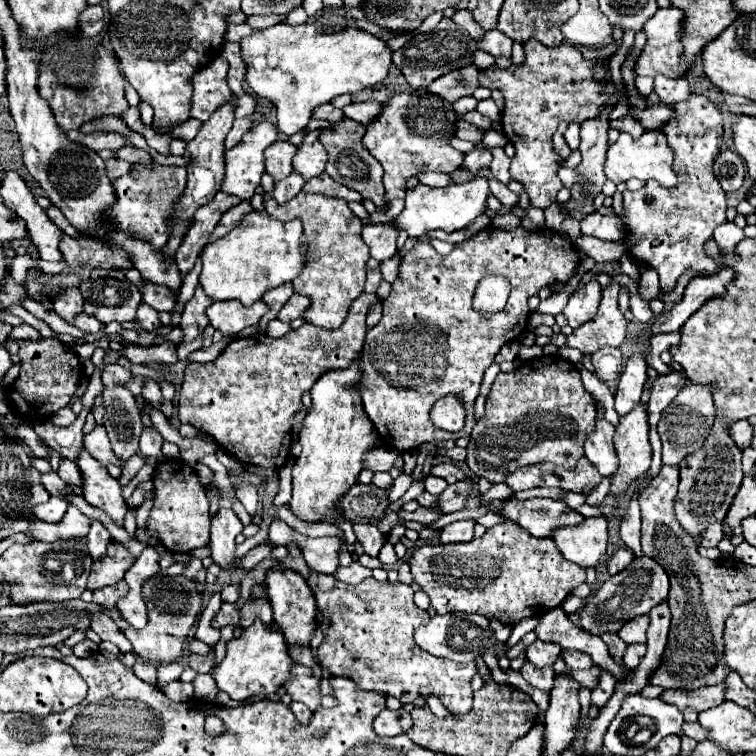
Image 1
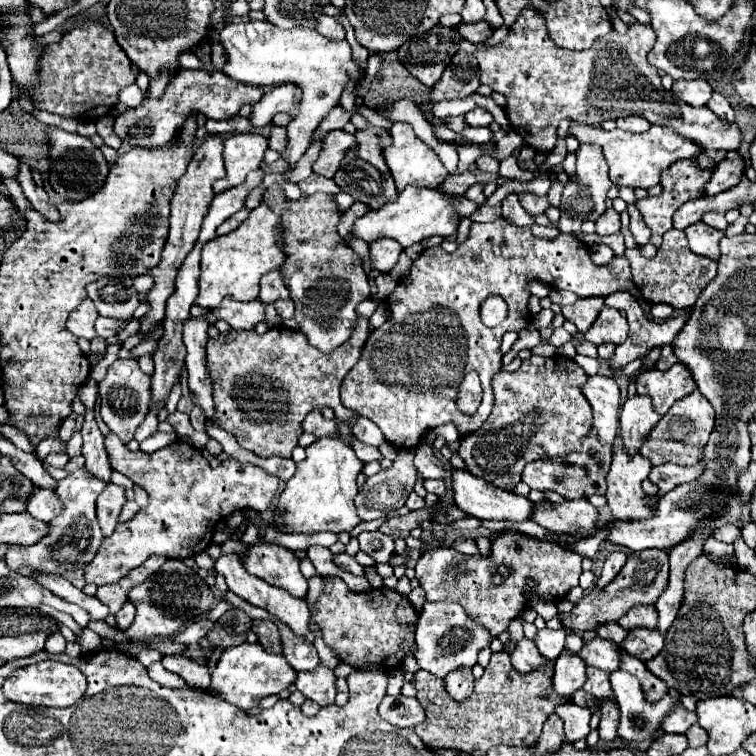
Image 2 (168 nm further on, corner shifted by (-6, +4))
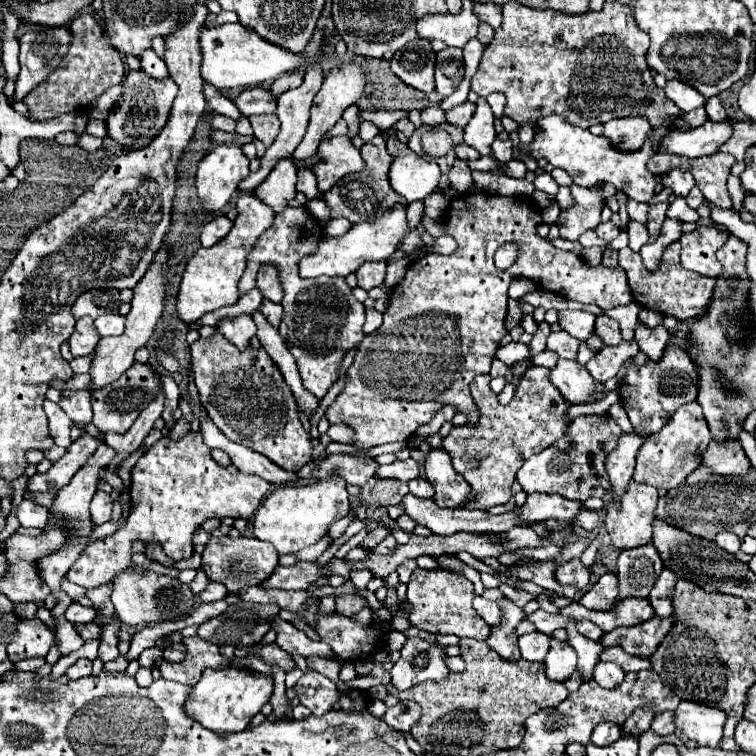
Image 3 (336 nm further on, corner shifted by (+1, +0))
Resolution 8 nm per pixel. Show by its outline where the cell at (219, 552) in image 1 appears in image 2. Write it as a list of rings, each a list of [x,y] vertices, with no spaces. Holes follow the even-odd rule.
[[[230,553],[230,555],[222,555],[218,561],[216,561],[216,567],[214,567],[218,573],[222,573],[226,577],[226,583],[228,583],[228,589],[232,593],[236,593],[238,597],[242,597],[244,601],[248,601],[250,605],[254,607],[262,607],[266,611],[270,611],[278,621],[282,621],[284,625],[288,625],[288,629],[296,635],[296,637],[306,637],[310,633],[310,611],[308,611],[308,605],[304,599],[296,599],[292,597],[290,593],[278,589],[278,587],[272,587],[268,585],[266,581],[262,579],[254,579],[254,575],[250,575],[244,565],[240,563],[238,555],[236,553]]]

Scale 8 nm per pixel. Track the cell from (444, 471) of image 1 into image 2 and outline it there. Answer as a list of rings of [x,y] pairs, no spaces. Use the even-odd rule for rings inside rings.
[[[420,443],[416,447],[416,457],[414,457],[414,467],[422,479],[442,479],[446,475],[444,465],[432,455],[432,445]]]

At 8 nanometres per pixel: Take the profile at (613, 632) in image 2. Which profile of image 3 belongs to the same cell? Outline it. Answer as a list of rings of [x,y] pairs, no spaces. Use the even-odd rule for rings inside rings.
[[[583,619],[583,621],[577,623],[577,631],[579,631],[581,635],[593,639],[593,641],[599,641],[599,639],[603,637],[603,631],[601,631],[595,623],[591,623],[591,621],[587,621],[587,619]]]

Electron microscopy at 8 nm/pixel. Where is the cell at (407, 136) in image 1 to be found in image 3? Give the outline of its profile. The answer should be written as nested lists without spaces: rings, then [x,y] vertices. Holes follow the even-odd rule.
[[[395,135],[389,137],[387,149],[393,157],[389,167],[389,183],[399,195],[403,195],[411,203],[425,199],[433,191],[437,191],[441,177],[437,163],[427,163],[425,159],[421,159],[407,147],[405,141],[399,141]]]

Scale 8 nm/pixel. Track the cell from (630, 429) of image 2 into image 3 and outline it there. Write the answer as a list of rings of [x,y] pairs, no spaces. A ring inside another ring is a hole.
[[[631,431],[631,433],[621,433],[617,447],[609,453],[607,457],[607,473],[609,473],[609,481],[613,485],[613,497],[619,499],[619,495],[623,495],[623,491],[627,489],[627,483],[631,481],[633,469],[635,469],[635,455],[637,449],[643,445],[647,437]]]

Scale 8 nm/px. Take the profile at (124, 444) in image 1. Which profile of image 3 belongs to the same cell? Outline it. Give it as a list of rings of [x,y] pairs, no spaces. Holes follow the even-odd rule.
[[[135,363],[115,383],[99,387],[99,389],[95,389],[91,393],[93,425],[101,433],[105,433],[105,435],[107,433],[119,433],[119,435],[123,435],[127,431],[127,427],[131,427],[131,423],[135,421],[135,415],[139,415],[139,411],[143,411],[143,407],[147,407],[147,403],[151,403],[153,397],[155,397],[153,367],[151,365]]]

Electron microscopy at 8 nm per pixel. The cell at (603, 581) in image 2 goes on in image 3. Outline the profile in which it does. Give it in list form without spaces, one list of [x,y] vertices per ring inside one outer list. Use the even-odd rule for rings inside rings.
[[[605,573],[599,577],[599,581],[581,597],[581,605],[587,609],[597,609],[597,611],[607,611],[615,605],[617,599],[617,575],[615,573]]]

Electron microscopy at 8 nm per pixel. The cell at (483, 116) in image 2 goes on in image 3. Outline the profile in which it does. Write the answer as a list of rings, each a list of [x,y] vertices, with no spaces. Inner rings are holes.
[[[465,101],[463,105],[459,105],[459,107],[451,109],[451,111],[447,111],[445,115],[447,115],[447,121],[449,121],[451,125],[463,129],[463,127],[469,123],[469,119],[473,117],[473,113],[475,113],[475,103]]]

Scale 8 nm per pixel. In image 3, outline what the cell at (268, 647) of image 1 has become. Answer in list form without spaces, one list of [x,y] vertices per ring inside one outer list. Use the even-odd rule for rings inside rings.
[[[221,667],[221,669],[205,669],[199,683],[193,687],[193,695],[187,701],[187,713],[193,719],[199,719],[203,727],[215,731],[215,733],[227,733],[227,731],[243,731],[251,717],[261,711],[265,703],[269,703],[273,695],[275,681],[271,677],[265,677],[261,673],[251,673],[247,669],[239,667]]]

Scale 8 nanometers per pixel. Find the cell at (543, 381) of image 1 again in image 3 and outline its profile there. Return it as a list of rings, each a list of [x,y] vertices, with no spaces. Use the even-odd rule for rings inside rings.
[[[531,365],[525,371],[525,377],[519,381],[517,393],[509,405],[501,405],[497,401],[497,395],[489,387],[489,375],[477,375],[471,381],[471,395],[481,411],[479,423],[475,427],[469,427],[469,425],[453,427],[449,435],[443,439],[443,449],[451,455],[455,471],[459,471],[467,479],[467,483],[471,483],[471,489],[473,489],[471,509],[489,509],[493,505],[507,503],[511,499],[511,485],[515,481],[515,473],[525,463],[525,459],[529,459],[535,453],[541,453],[543,449],[551,447],[557,439],[565,437],[571,423],[567,415],[569,403],[563,399],[559,389],[549,381],[549,369],[537,367],[537,365]]]

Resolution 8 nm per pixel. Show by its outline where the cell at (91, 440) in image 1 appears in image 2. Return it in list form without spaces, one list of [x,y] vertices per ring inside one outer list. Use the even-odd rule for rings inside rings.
[[[110,433],[106,437],[106,451],[114,471],[124,473],[128,479],[140,485],[148,493],[150,503],[140,509],[132,521],[118,523],[116,531],[102,539],[94,561],[90,561],[84,571],[86,583],[94,585],[120,581],[150,555],[186,559],[202,553],[212,543],[218,521],[235,511],[252,509],[262,513],[270,509],[278,489],[276,475],[236,459],[220,463],[216,469],[212,469],[200,449],[182,441],[170,443],[164,449],[148,455],[142,451],[130,451],[114,433]]]

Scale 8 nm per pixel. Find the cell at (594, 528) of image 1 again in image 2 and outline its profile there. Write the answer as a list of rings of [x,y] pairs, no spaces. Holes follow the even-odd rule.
[[[548,499],[534,505],[532,521],[554,533],[586,533],[592,535],[598,525],[598,511],[588,499],[572,499],[550,503]]]

